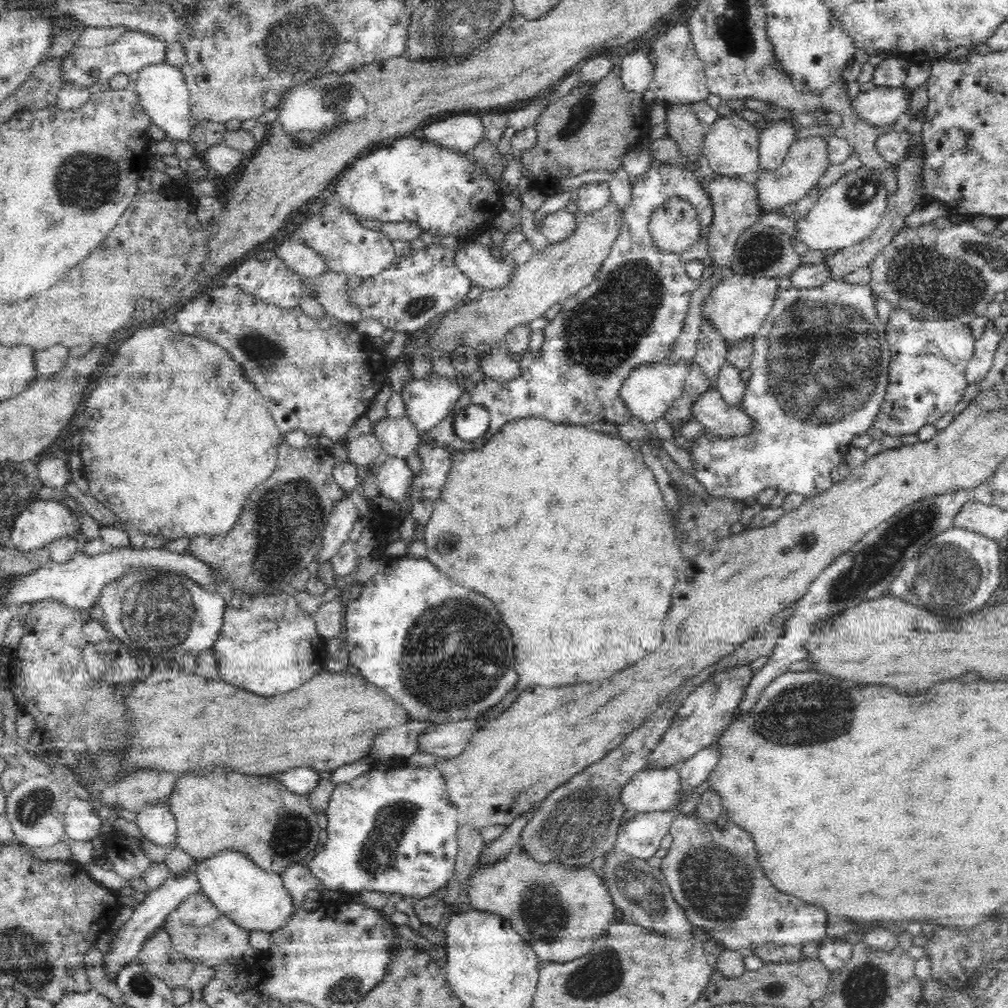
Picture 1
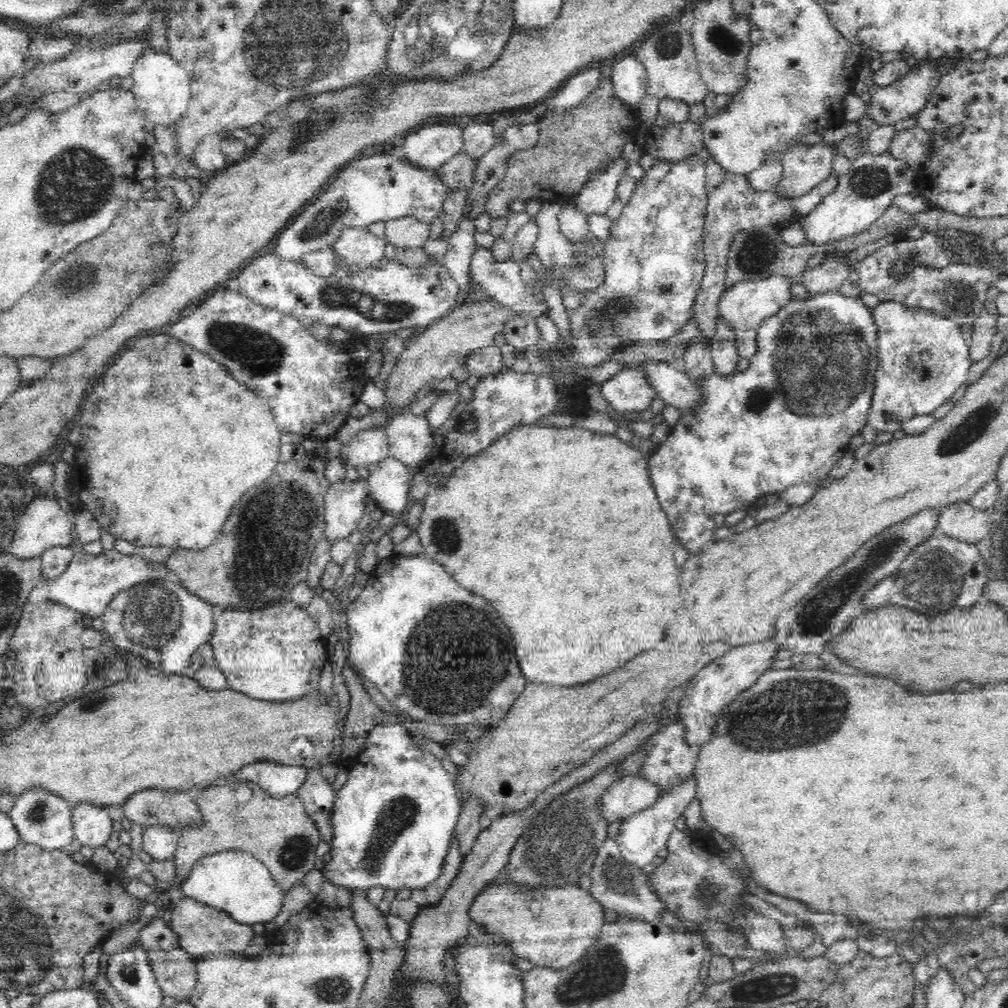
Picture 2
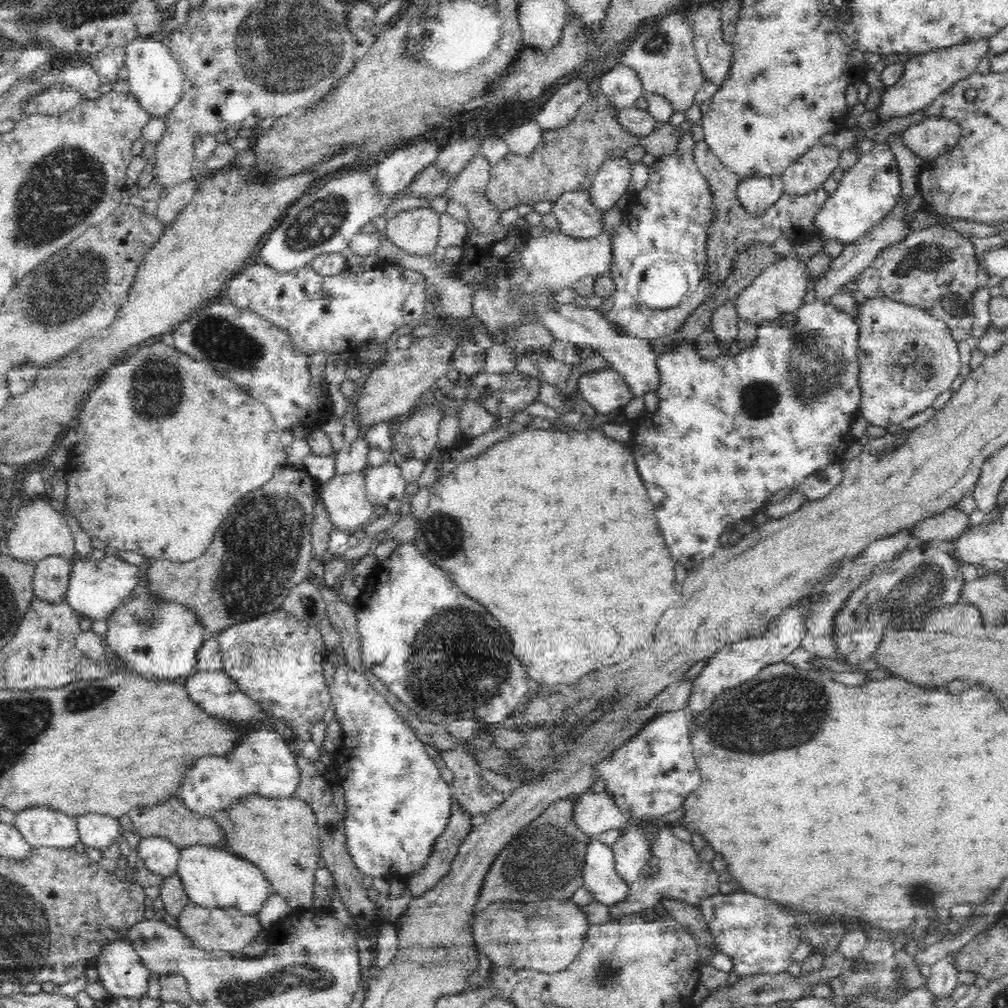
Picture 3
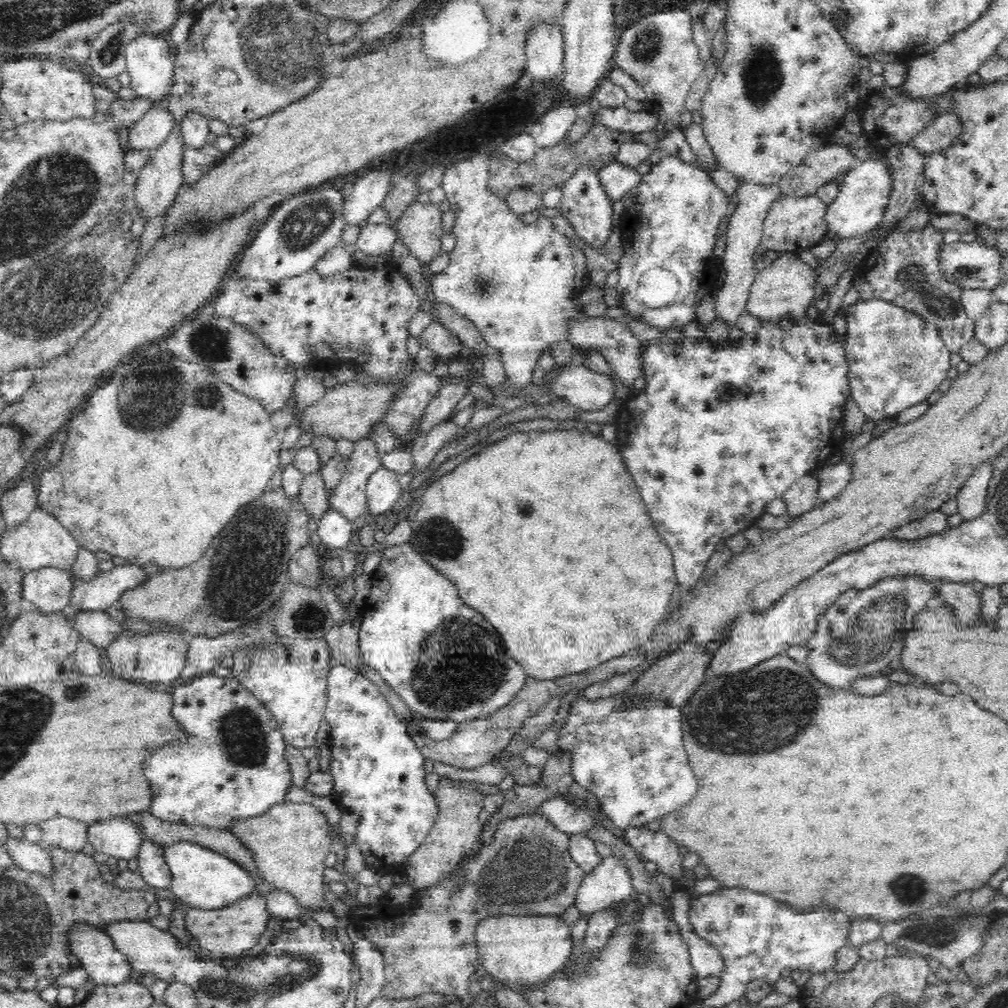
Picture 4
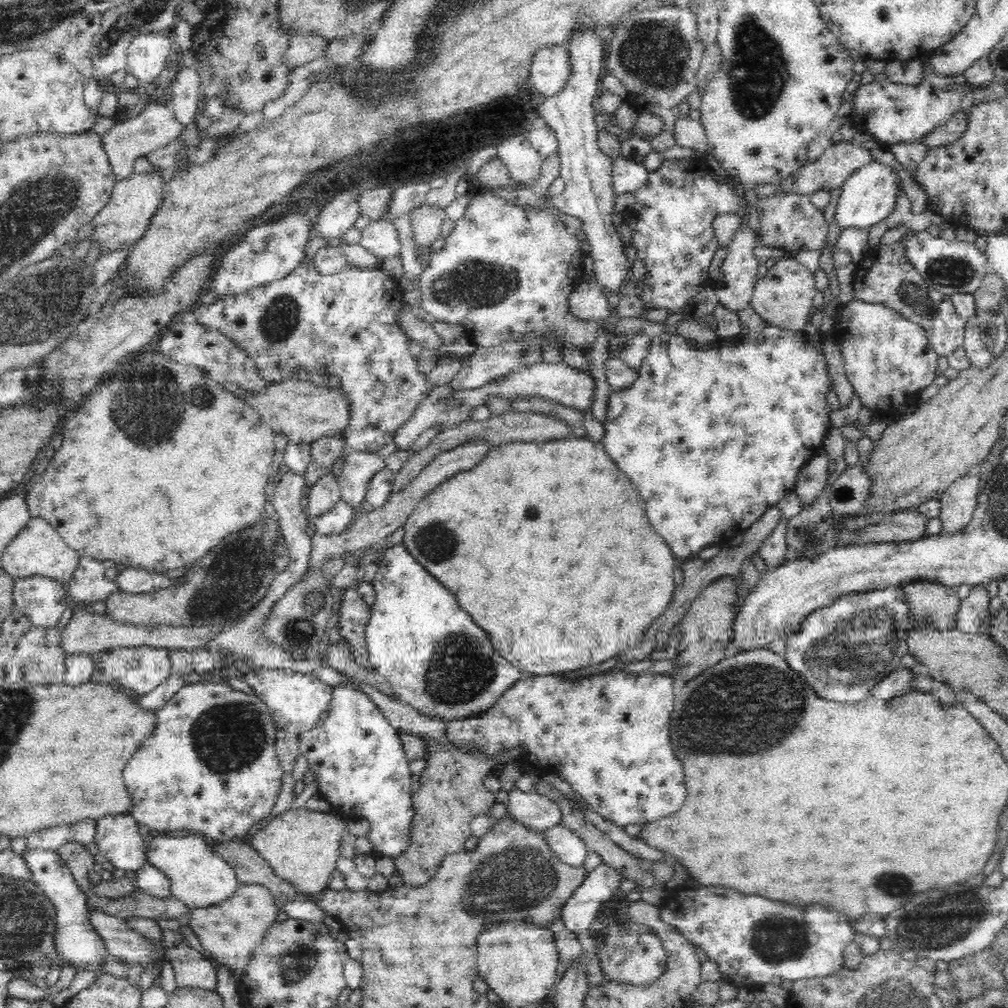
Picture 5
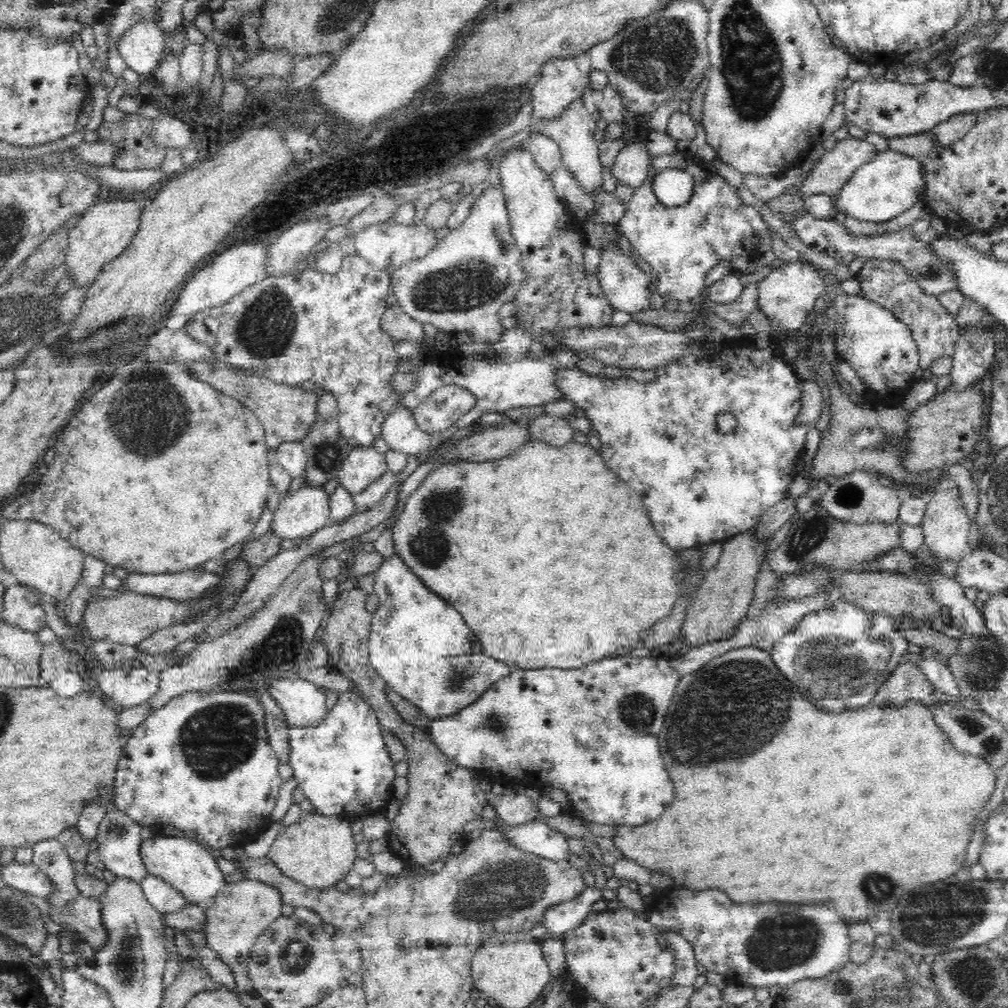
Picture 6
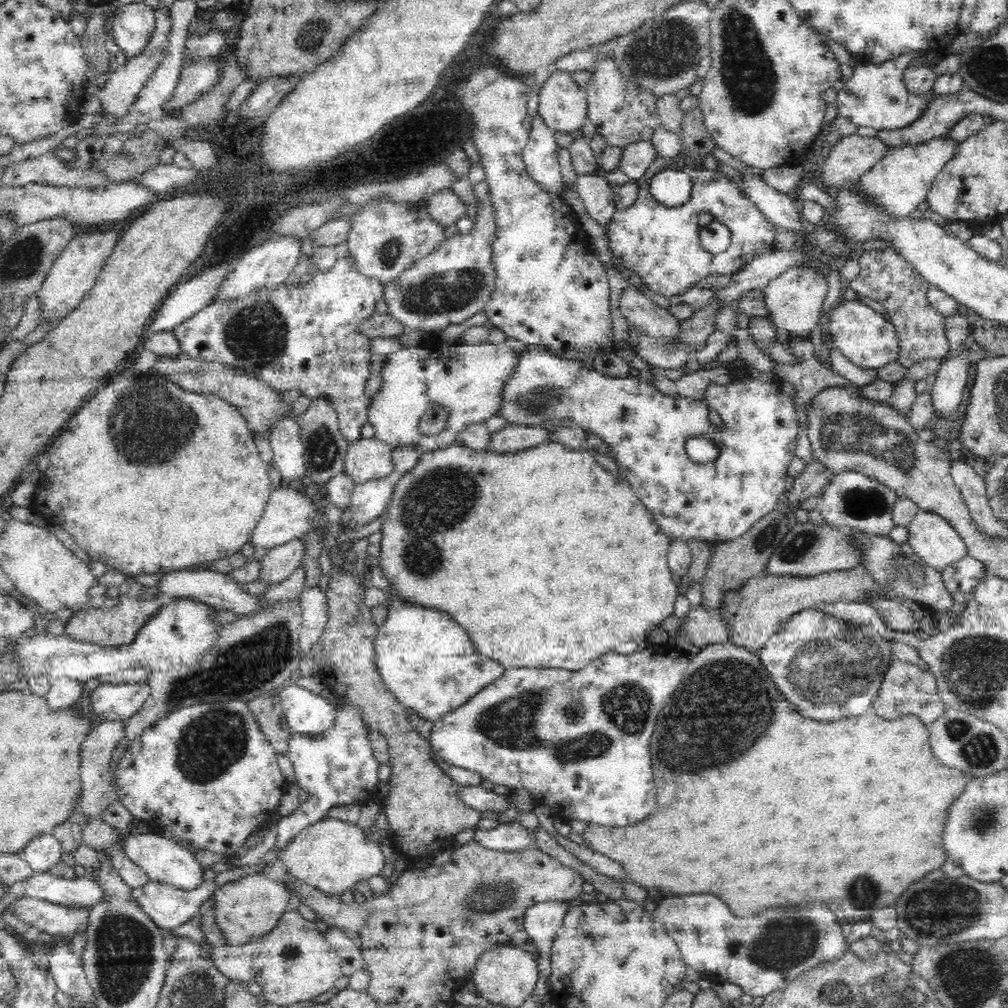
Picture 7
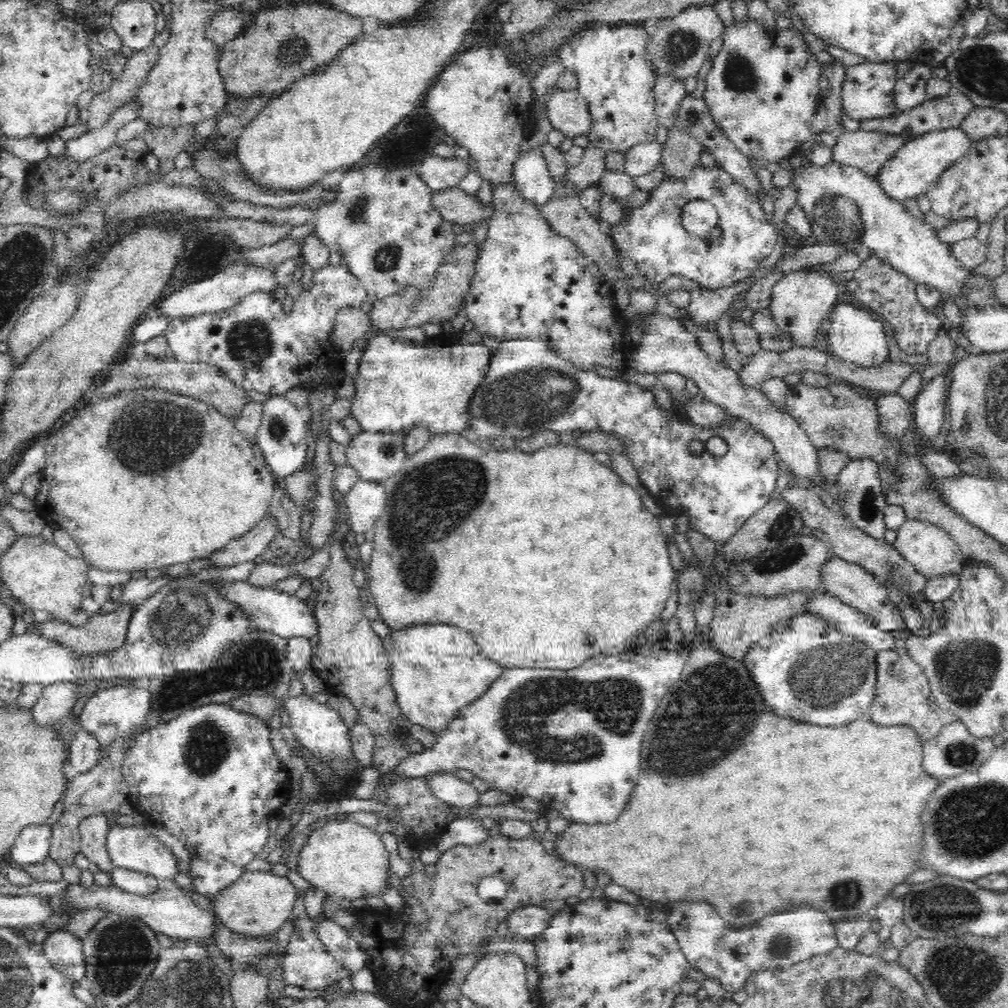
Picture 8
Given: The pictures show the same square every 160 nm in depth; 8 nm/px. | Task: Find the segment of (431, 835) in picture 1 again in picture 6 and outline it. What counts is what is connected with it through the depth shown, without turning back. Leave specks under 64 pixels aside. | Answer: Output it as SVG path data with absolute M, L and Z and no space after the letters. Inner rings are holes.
M342 692L326 716L312 728L294 728L290 730L291 760L294 778L306 799L312 803L312 812L324 816L344 814L346 806L354 808L386 808L392 800L392 790L396 782L396 763L391 760L386 745L384 729L378 720L376 711L356 692Z

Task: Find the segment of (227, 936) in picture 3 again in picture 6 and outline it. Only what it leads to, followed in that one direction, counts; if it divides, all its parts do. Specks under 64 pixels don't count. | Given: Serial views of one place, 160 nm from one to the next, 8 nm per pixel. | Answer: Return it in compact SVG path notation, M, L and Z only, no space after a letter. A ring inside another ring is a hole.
M244 880L228 883L217 898L205 906L203 918L206 944L216 952L217 957L230 968L236 980L235 988L252 995L253 984L248 975L250 952L258 937L280 916L282 916L281 896L278 890L258 880Z

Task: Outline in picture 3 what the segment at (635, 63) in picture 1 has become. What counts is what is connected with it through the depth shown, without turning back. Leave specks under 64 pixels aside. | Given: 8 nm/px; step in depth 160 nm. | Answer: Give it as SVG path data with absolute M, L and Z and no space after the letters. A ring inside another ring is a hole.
M622 62L601 76L600 90L617 109L632 108L645 91L638 71Z

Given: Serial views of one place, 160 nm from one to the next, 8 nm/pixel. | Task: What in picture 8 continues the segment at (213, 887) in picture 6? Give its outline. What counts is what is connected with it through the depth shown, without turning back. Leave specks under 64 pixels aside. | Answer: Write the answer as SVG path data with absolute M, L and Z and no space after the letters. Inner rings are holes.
M116 824L114 828L109 828L106 838L106 846L110 851L110 857L115 868L128 868L134 871L140 871L145 875L154 877L160 883L172 883L174 878L182 872L178 858L172 853L170 847L162 844L156 836L147 830L145 826L130 827Z

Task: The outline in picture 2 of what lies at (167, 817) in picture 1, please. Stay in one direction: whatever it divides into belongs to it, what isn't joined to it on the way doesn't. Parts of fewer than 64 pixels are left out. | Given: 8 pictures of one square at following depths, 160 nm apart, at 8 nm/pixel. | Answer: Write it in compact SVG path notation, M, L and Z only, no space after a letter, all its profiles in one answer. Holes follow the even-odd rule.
M150 825L143 829L143 850L156 860L174 857L181 833L170 825Z

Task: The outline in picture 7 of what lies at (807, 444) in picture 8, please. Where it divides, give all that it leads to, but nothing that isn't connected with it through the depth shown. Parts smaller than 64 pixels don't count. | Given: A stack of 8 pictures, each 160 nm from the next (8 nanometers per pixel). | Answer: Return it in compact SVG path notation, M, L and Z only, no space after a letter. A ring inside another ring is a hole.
M627 284L618 299L619 312L627 319L632 331L646 333L646 335L675 337L680 334L680 321L668 309L656 305L640 288Z

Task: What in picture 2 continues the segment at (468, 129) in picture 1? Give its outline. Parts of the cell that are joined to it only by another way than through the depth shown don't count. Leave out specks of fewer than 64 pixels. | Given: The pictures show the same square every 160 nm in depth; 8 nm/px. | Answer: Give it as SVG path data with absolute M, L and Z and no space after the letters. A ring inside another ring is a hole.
M456 124L422 127L415 133L409 132L405 136L402 156L406 156L417 165L428 168L439 168L450 158L462 151L464 146L464 126Z

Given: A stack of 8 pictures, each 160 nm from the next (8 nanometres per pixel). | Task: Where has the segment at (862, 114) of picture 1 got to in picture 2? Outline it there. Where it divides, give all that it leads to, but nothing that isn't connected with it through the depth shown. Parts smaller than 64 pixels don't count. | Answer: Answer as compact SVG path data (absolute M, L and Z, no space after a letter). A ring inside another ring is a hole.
M936 62L920 63L913 66L912 72L908 72L906 78L897 80L894 84L889 84L888 86L875 87L871 91L871 102L867 106L866 116L872 122L875 122L876 126L884 126L885 124L894 125L897 122L909 119L912 115L916 115L926 106L927 98L942 74L941 70L942 65Z

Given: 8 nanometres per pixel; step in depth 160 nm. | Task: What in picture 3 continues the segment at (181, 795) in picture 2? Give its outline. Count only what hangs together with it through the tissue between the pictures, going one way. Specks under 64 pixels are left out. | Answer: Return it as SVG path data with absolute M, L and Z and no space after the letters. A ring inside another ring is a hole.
M176 797L164 803L158 803L150 808L148 806L136 806L127 815L132 820L134 828L136 828L134 831L136 839L164 837L170 839L179 848L194 845L218 846L219 842L223 839L222 829L211 817L204 816L188 808L182 800Z

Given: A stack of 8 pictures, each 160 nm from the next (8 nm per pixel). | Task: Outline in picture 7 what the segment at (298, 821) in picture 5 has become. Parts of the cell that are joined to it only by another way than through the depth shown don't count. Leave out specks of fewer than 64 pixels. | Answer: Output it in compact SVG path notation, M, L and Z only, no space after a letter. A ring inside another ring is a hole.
M329 817L303 828L296 836L292 837L292 840L288 841L288 844L278 854L291 876L328 895L340 896L348 890L356 892L358 882L380 875L388 864L388 858L384 856L384 852L380 849L380 843L372 840L367 835L366 830L360 828L357 824L351 825Z

